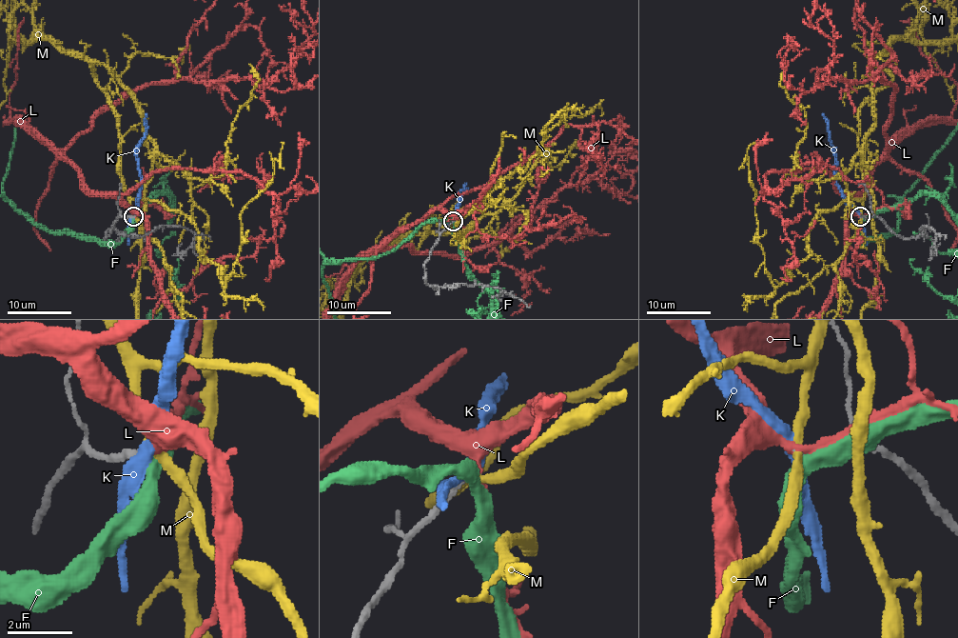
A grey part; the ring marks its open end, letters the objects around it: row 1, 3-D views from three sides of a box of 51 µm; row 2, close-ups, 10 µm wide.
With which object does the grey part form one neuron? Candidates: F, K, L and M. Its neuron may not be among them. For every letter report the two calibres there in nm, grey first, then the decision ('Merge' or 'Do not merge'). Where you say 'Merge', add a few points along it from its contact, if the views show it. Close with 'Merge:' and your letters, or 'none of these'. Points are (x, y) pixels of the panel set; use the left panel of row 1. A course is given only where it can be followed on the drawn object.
F: Thickness 220 nm (grey) against 380 nm. Do not merge
K: Thickness 240 nm (grey) against 320 nm. Do not merge
L: Thickness 200 nm (grey) against 240 nm. Merge
M: Thickness 220 nm (grey) against 280 nm. Do not merge
Merge: L

